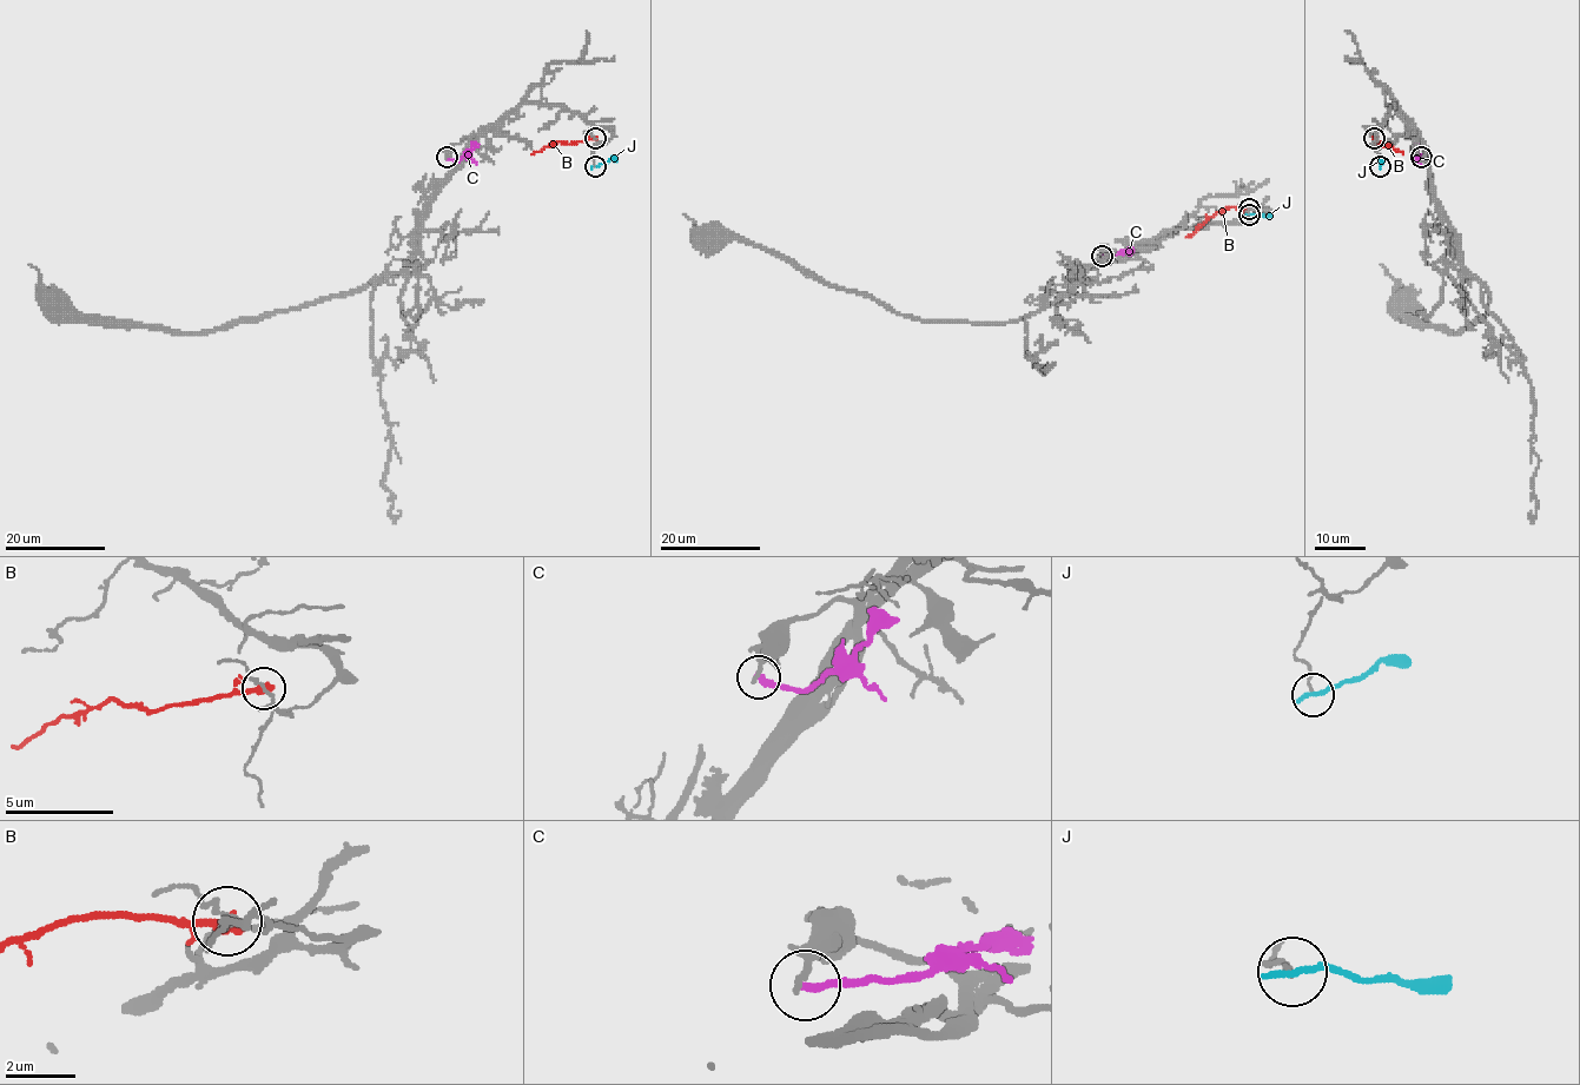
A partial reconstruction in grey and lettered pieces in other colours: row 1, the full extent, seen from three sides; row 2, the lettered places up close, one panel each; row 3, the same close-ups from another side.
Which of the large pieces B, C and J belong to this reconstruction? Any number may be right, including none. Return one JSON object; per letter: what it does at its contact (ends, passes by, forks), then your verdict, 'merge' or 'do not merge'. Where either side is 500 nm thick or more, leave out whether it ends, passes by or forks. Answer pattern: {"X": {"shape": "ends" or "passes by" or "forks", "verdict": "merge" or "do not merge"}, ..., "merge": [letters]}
{"B": {"shape": "ends", "verdict": "do not merge"}, "C": {"shape": "ends", "verdict": "do not merge"}, "J": {"shape": "ends", "verdict": "do not merge"}, "merge": []}

